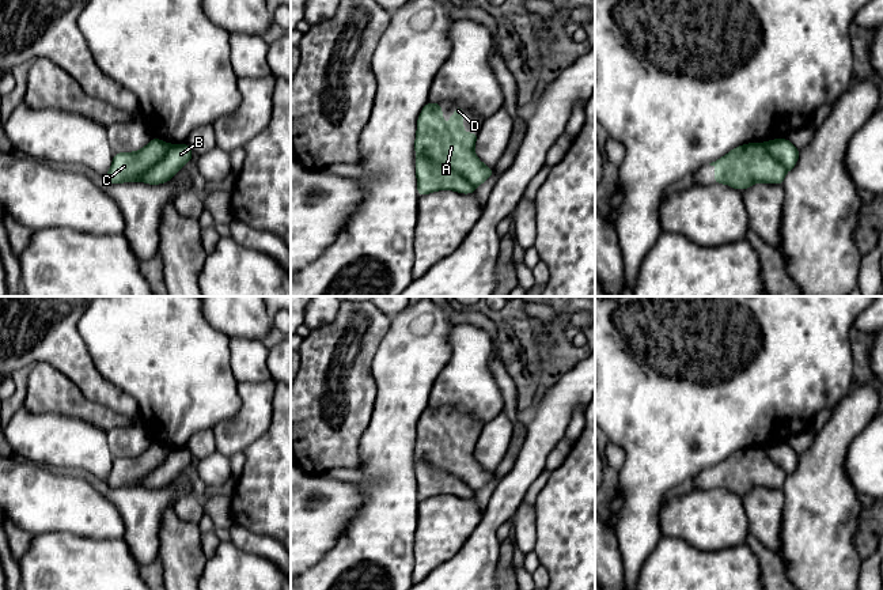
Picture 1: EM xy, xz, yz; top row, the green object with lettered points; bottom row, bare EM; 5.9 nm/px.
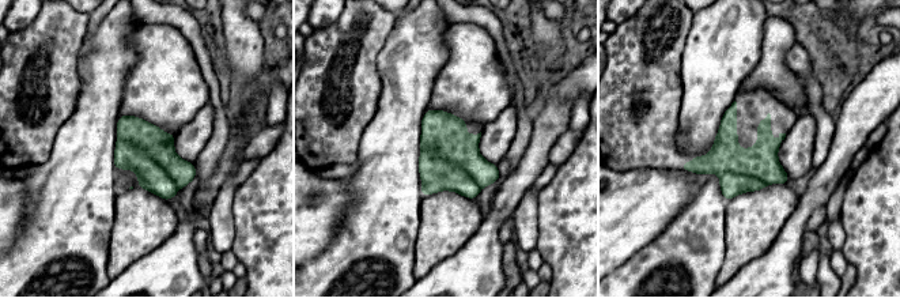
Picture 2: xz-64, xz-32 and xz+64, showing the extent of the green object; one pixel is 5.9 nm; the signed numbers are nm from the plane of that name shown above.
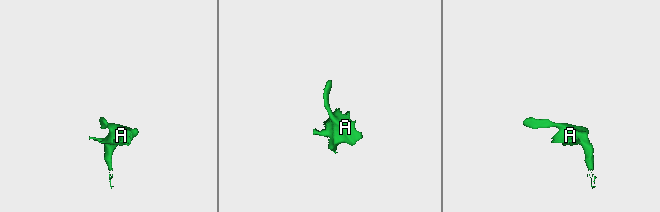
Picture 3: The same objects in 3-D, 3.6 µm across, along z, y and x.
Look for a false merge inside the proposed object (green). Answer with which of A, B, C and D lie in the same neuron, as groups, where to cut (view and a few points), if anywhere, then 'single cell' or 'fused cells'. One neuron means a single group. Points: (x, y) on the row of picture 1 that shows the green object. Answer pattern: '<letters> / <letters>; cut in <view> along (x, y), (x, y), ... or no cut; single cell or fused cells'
A B C D; no cut; single cell

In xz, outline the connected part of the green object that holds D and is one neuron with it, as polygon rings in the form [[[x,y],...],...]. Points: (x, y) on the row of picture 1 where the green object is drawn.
[[[427,103],[417,120],[416,175],[418,196],[436,190],[455,190],[458,193],[474,193],[475,188],[494,174],[494,170],[484,164],[474,152],[478,132],[463,132],[463,109],[456,105],[455,114],[450,117],[447,126],[443,125],[440,103]]]

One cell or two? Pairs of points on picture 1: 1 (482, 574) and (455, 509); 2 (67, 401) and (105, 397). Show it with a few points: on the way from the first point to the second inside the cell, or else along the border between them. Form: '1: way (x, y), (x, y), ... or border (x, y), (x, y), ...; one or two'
1: border (484, 514), (465, 544), (446, 562); two
2: border (65, 375), (88, 400), (106, 405), (116, 412); two

